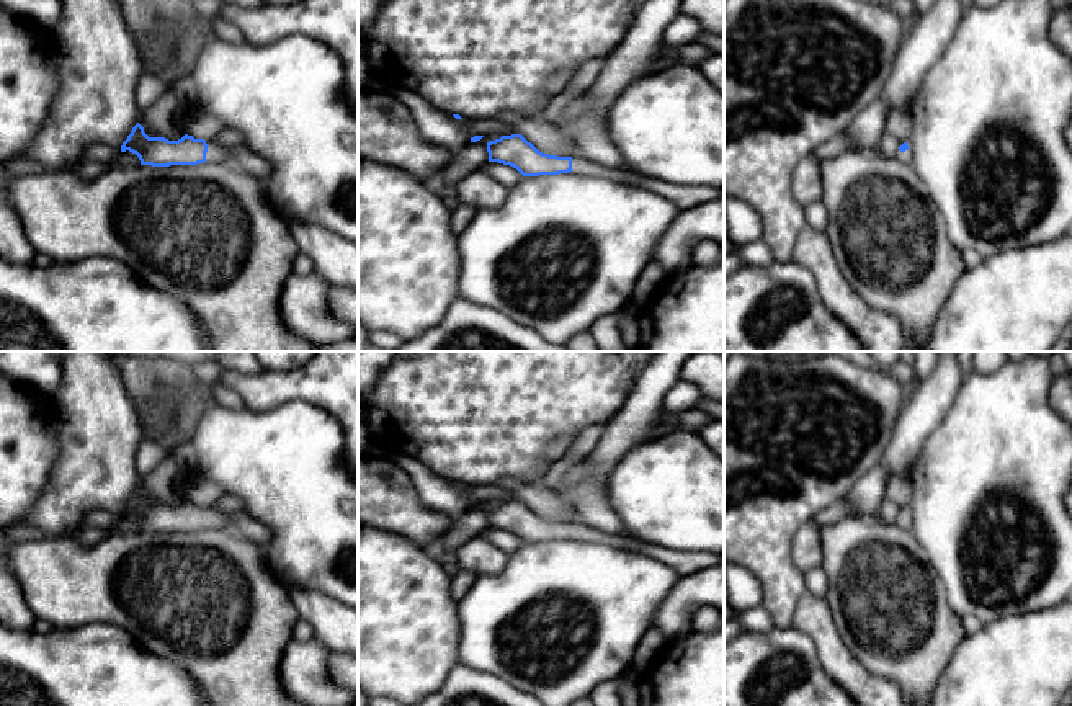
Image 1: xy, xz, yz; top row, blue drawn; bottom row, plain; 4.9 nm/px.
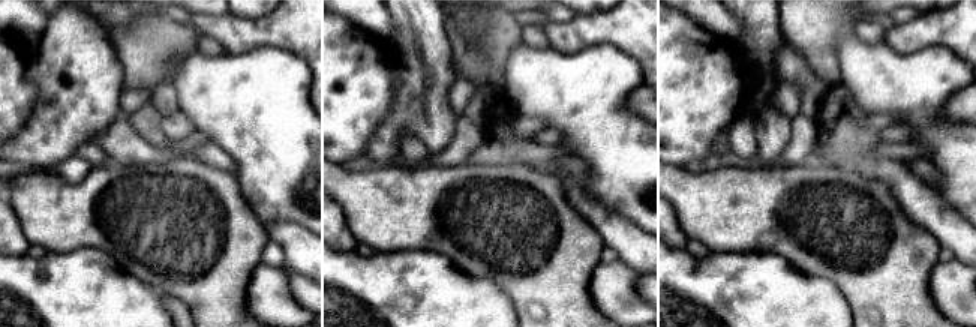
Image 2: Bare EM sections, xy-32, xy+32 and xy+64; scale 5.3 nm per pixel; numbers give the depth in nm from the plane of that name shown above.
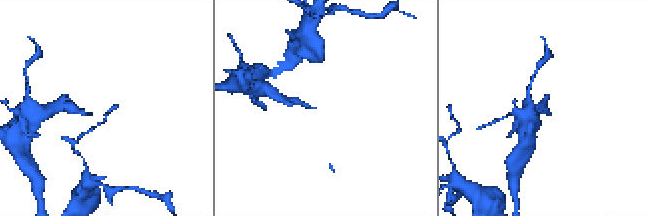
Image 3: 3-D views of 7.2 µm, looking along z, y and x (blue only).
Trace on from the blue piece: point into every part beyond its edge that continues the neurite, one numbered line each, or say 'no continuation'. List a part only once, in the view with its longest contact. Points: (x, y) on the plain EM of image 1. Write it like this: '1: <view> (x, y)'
1: xy (216, 518)

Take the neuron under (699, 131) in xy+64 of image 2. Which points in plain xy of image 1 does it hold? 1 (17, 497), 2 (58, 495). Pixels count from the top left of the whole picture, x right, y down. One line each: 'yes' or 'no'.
1: yes
2: no

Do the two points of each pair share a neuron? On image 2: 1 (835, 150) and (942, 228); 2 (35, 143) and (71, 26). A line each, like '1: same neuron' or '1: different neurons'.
1: same neuron
2: same neuron

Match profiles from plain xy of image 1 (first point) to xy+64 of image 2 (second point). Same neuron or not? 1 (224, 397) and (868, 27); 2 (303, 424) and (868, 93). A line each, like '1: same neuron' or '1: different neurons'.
1: same neuron
2: same neuron

